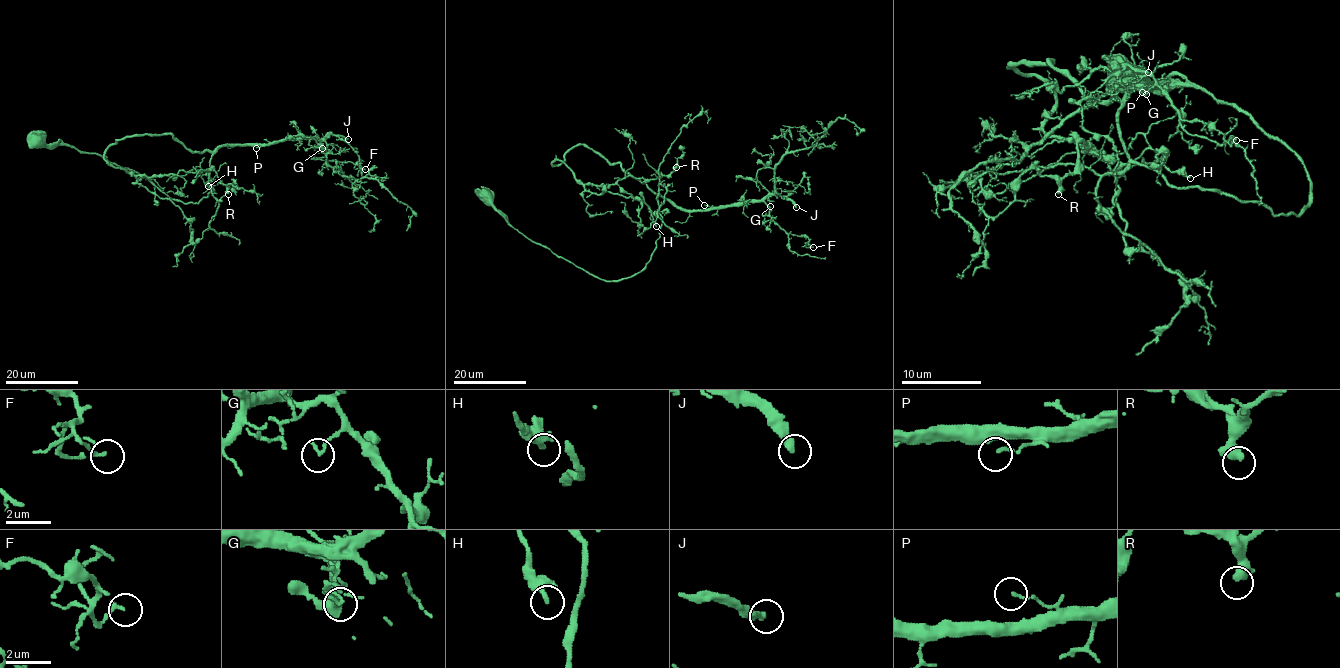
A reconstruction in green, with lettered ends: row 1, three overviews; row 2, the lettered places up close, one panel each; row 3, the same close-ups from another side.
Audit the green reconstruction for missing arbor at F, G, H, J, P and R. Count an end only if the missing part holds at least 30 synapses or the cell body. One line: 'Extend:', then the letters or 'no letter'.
Extend: J

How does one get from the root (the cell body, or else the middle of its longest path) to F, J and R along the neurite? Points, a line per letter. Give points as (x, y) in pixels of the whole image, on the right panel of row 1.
F: (1124, 76), (1240, 108), (1304, 166), (1298, 214), (1174, 188), (1118, 108), (1154, 86), (1136, 70), (1236, 140)
J: (1124, 76), (1240, 108), (1298, 156), (1302, 210), (1138, 164), (1118, 108), (1154, 86), (1118, 64), (1148, 72)
R: (1124, 76), (1240, 108), (1310, 200), (1108, 172), (1096, 202), (1188, 300), (1126, 246), (1084, 142), (1058, 194)

